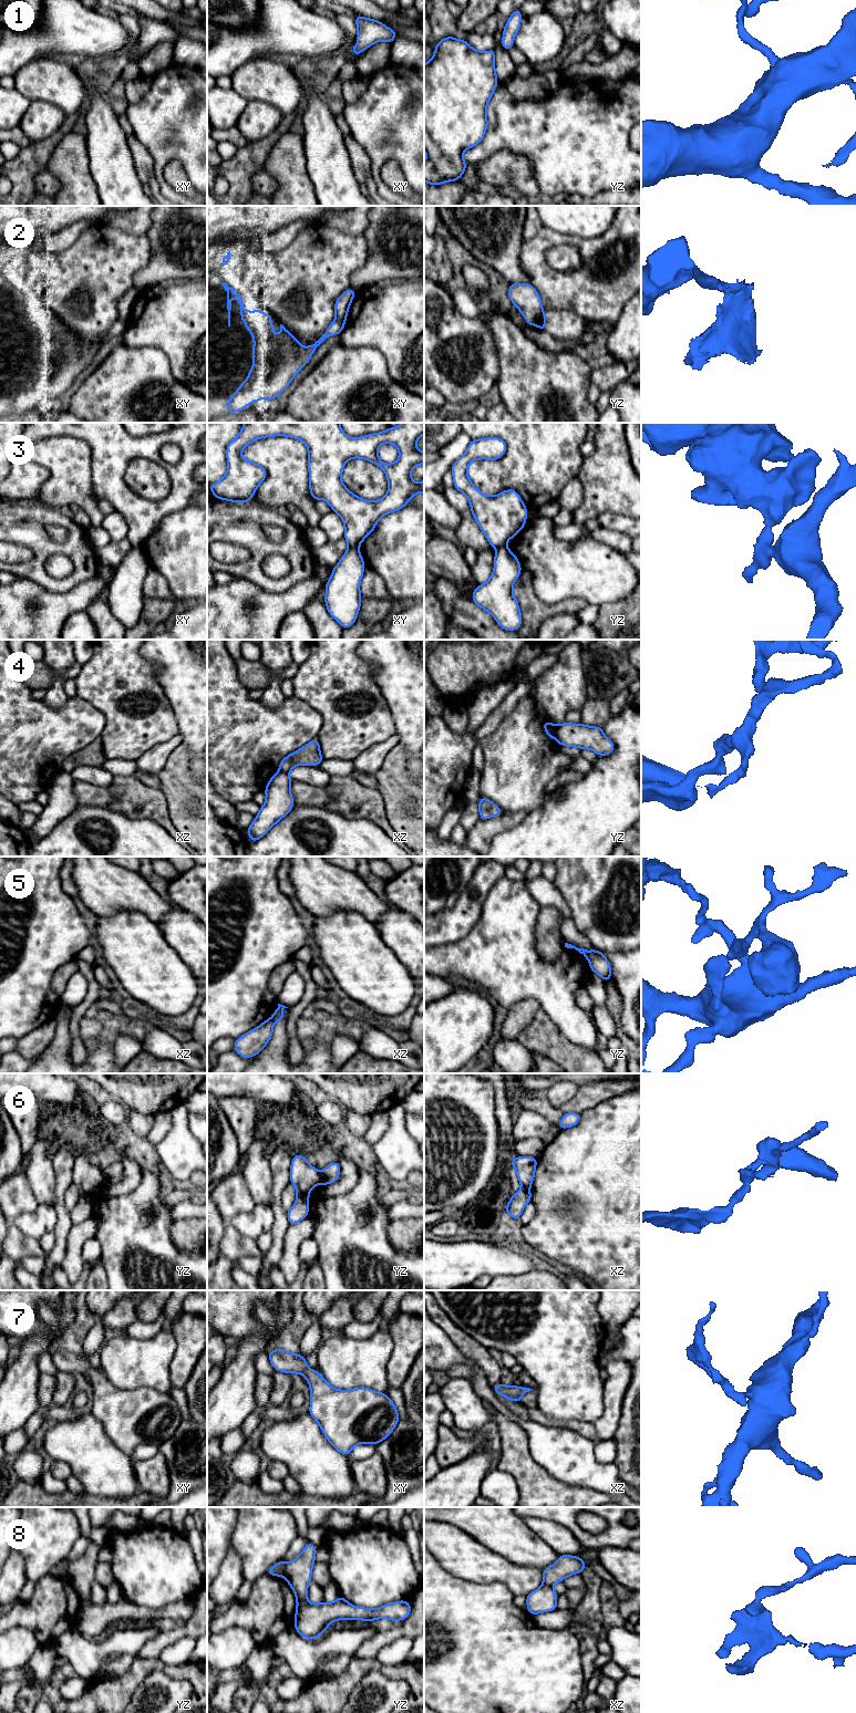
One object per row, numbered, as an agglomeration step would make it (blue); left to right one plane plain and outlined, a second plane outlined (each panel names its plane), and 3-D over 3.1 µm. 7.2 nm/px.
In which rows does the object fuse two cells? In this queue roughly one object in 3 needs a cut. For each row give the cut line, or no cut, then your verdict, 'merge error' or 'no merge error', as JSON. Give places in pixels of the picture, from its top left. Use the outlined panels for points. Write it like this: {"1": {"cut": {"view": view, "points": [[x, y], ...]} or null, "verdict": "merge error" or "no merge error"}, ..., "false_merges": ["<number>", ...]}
{"1": {"cut": null, "verdict": "no merge error"}, "2": {"cut": {"view": "yz", "points": [[543, 310], [535, 324]]}, "verdict": "merge error"}, "3": {"cut": {"view": "xy", "points": [[349, 547], [358, 549]]}, "verdict": "merge error"}, "4": {"cut": {"view": "yz", "points": [[557, 726], [555, 736]]}, "verdict": "merge error"}, "5": {"cut": {"view": "xz", "points": [[271, 1017], [274, 1021]]}, "verdict": "merge error"}, "6": {"cut": {"view": "yz", "points": [[322, 1173], [319, 1183]]}, "verdict": "merge error"}, "7": {"cut": null, "verdict": "no merge error"}, "8": {"cut": {"view": "yz", "points": [[287, 1564], [285, 1576]]}, "verdict": "merge error"}, "false_merges": ["2", "3", "4", "5", "6", "8"]}

